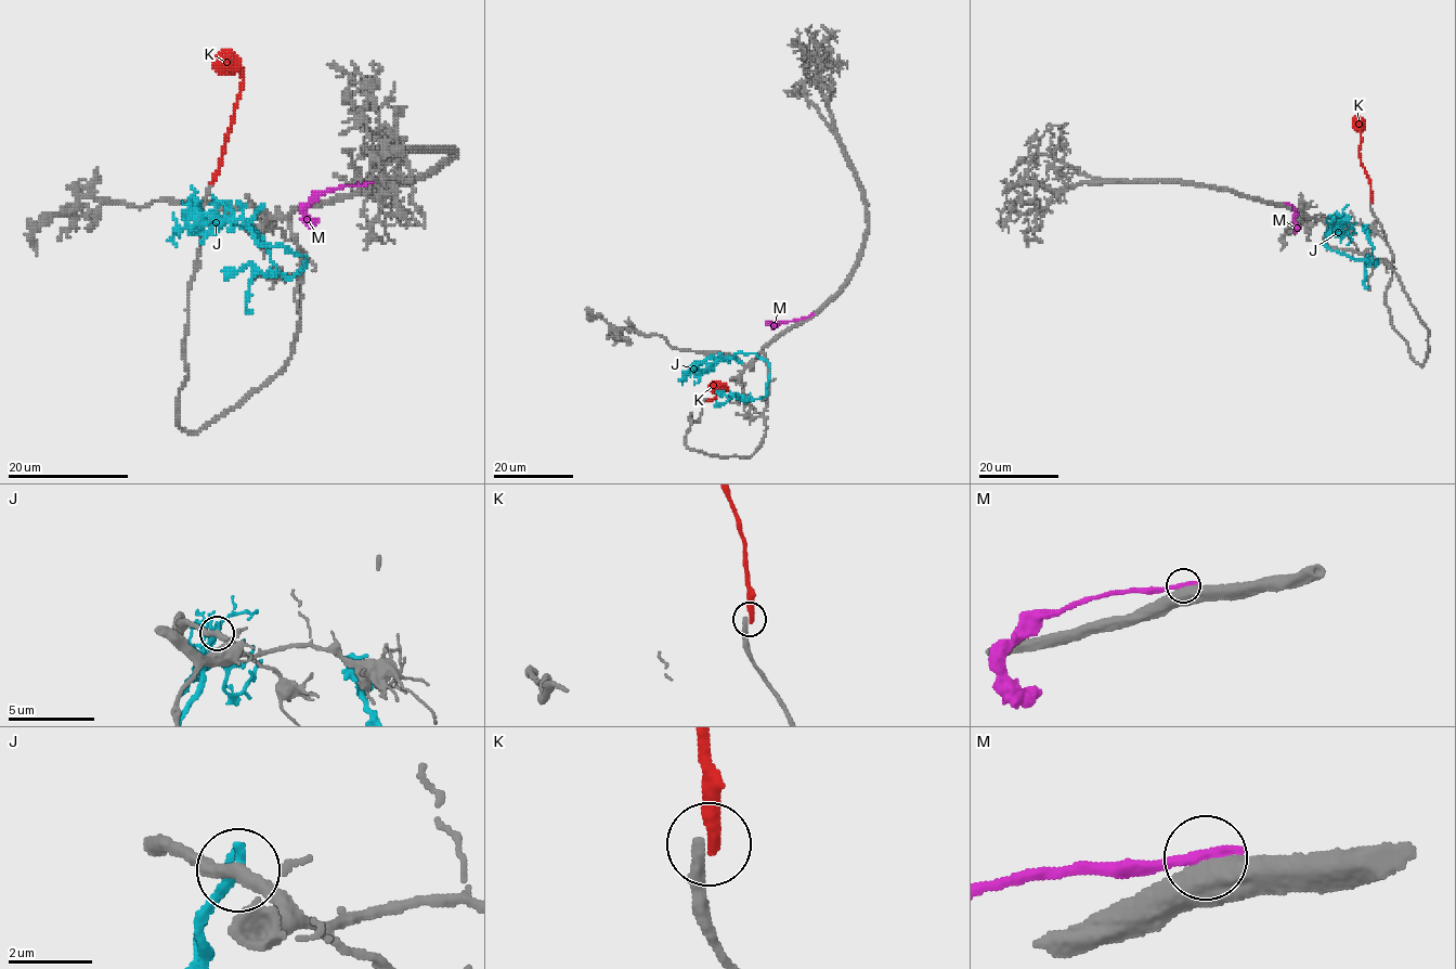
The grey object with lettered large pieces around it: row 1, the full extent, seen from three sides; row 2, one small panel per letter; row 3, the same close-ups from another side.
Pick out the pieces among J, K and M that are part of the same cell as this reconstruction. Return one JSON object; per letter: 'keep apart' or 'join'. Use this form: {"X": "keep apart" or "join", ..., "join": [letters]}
{"J": "keep apart", "K": "keep apart", "M": "keep apart", "join": []}

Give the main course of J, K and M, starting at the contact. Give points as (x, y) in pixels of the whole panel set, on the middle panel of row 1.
J: (738, 361), (731, 358), (738, 352), (754, 352), (767, 362), (766, 395), (746, 401), (715, 390)
K: (707, 400), (714, 398), (724, 387), (727, 388), (718, 382), (713, 384)
M: (810, 315), (769, 323), (778, 327)

